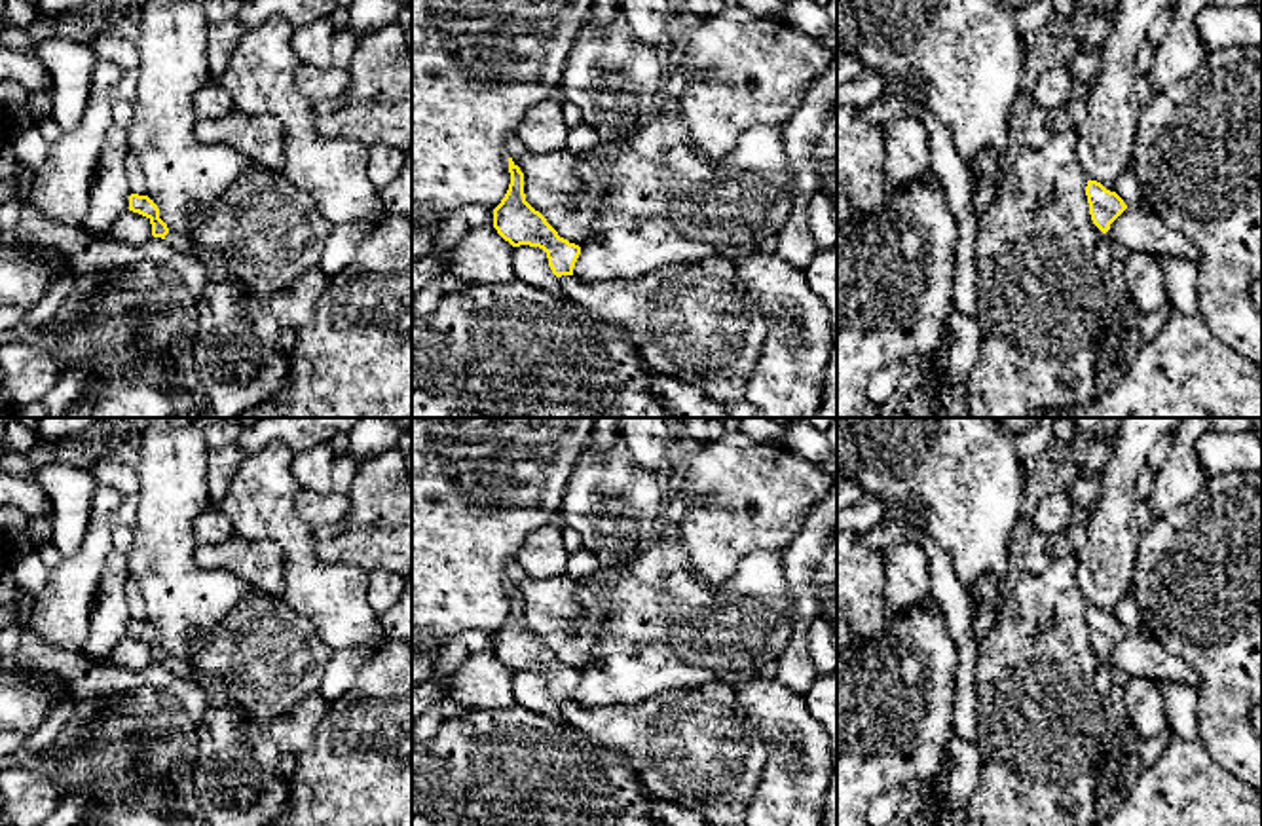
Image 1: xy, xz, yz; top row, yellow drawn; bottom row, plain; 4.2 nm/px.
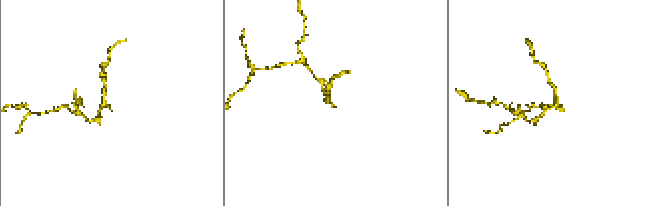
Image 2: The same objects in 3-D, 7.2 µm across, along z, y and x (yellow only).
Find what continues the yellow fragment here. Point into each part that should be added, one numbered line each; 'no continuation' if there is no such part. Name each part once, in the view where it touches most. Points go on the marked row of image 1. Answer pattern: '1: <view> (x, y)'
1: xy (179, 242)

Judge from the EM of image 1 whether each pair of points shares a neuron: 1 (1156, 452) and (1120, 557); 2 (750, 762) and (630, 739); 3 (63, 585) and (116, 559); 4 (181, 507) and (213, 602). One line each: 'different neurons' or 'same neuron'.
1: different neurons
2: same neuron
3: different neurons
4: same neuron

